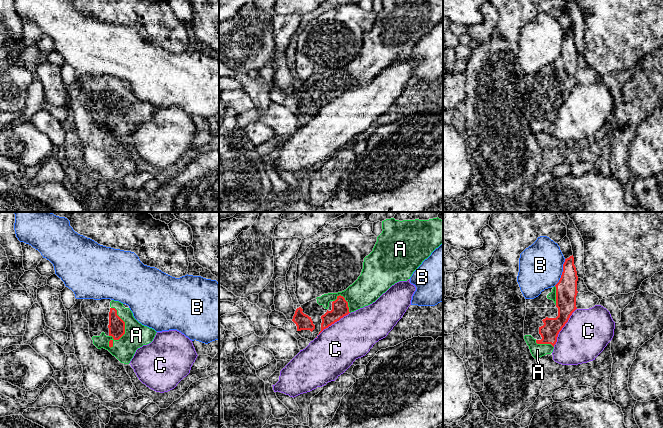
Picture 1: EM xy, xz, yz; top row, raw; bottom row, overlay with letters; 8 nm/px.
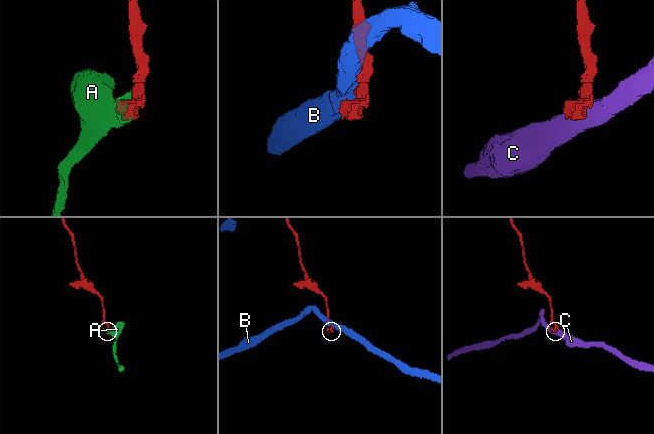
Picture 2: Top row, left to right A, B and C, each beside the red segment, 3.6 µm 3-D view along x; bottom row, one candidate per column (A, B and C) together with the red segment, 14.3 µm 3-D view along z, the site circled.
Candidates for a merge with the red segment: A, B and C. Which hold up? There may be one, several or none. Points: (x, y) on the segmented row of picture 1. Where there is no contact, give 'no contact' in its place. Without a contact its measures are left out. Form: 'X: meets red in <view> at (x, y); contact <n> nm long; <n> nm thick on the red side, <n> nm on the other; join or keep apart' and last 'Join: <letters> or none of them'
A: meets red in xy at (124, 328); contact 340 nm long; 130 nm thick on the red side, 190 nm on the other; join
B: meets red in yz at (562, 272); contact 240 nm long; 180 nm thick on the red side, 360 nm on the other; keep apart
C: meets red in yz at (563, 326); contact 360 nm long; 160 nm thick on the red side, 360 nm on the other; keep apart
Join: A

